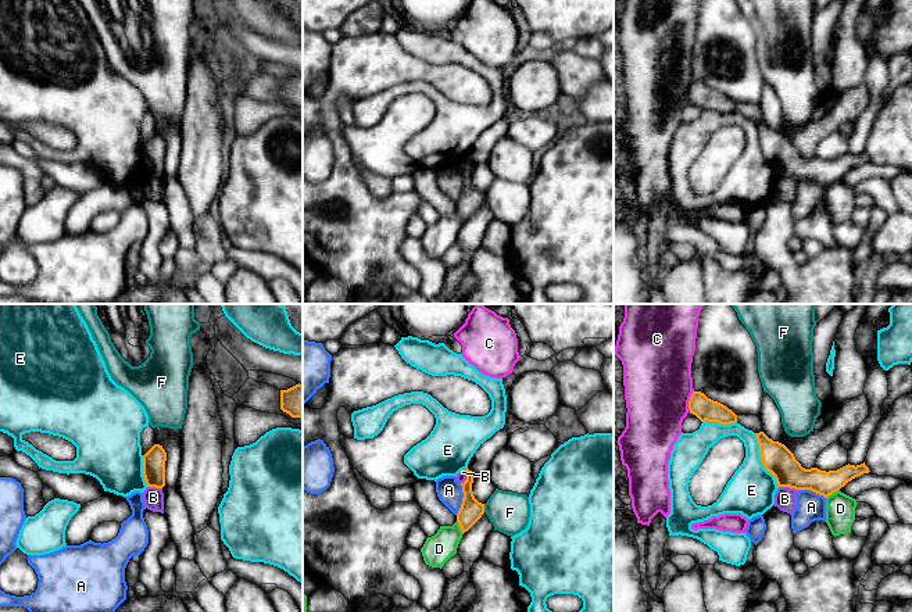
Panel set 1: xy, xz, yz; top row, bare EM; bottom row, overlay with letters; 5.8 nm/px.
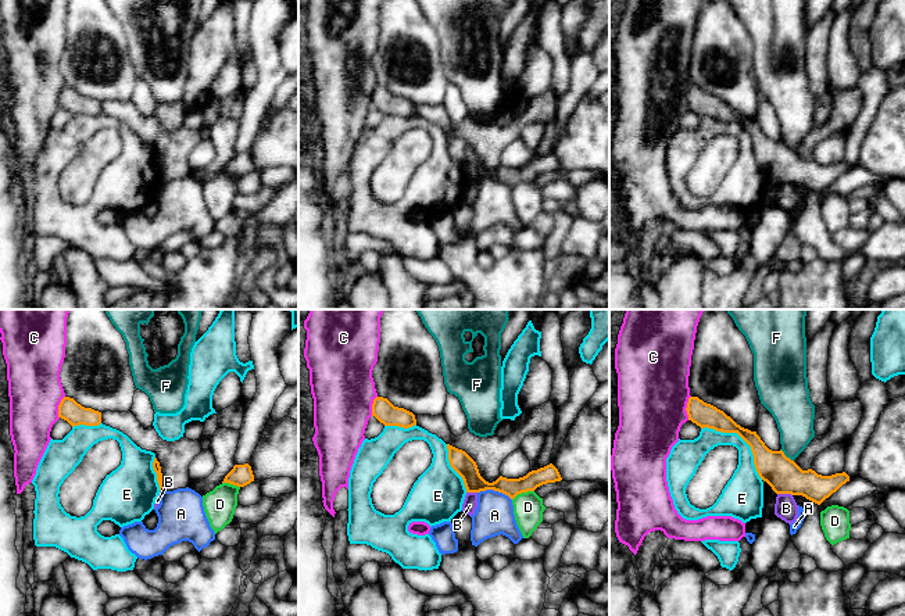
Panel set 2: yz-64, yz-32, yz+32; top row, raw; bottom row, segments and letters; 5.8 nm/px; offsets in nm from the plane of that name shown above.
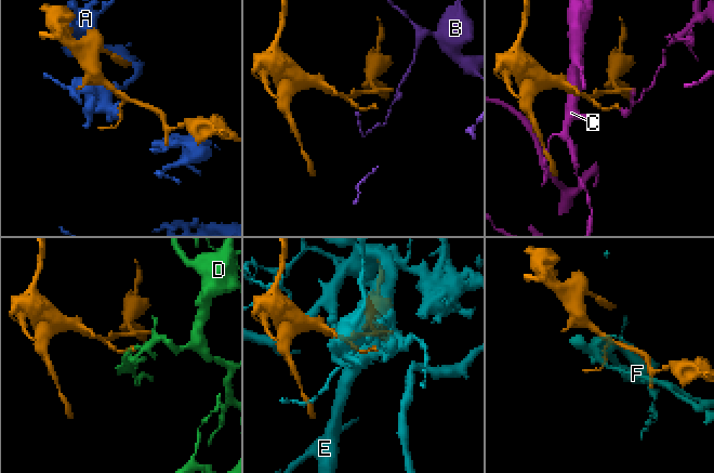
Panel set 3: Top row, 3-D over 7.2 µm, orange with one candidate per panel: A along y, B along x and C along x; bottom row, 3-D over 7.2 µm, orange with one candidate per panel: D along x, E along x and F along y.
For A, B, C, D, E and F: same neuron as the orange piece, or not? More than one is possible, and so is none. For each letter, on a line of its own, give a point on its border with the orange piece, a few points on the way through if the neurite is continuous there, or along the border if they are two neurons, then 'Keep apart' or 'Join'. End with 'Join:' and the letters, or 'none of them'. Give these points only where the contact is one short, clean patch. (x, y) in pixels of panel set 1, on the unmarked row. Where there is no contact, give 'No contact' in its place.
A: Touches orange at xz (462, 188). Keep apart
B: Touches orange at yz (789, 175). Boundary: yz (779, 175), (797, 179). Keep apart
C: Touches orange at yz (689, 90). Keep apart
D: Touches orange at yz (832, 182). Keep apart
E: Touches orange at yz (761, 149). Keep apart
F: Touches orange at xz (483, 197). Boundary: xz (483, 193), (485, 200). Keep apart
Join: none of them

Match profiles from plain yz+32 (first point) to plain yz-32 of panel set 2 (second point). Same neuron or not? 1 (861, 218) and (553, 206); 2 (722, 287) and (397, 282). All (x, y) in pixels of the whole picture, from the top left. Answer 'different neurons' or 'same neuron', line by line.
1: different neurons
2: same neuron

